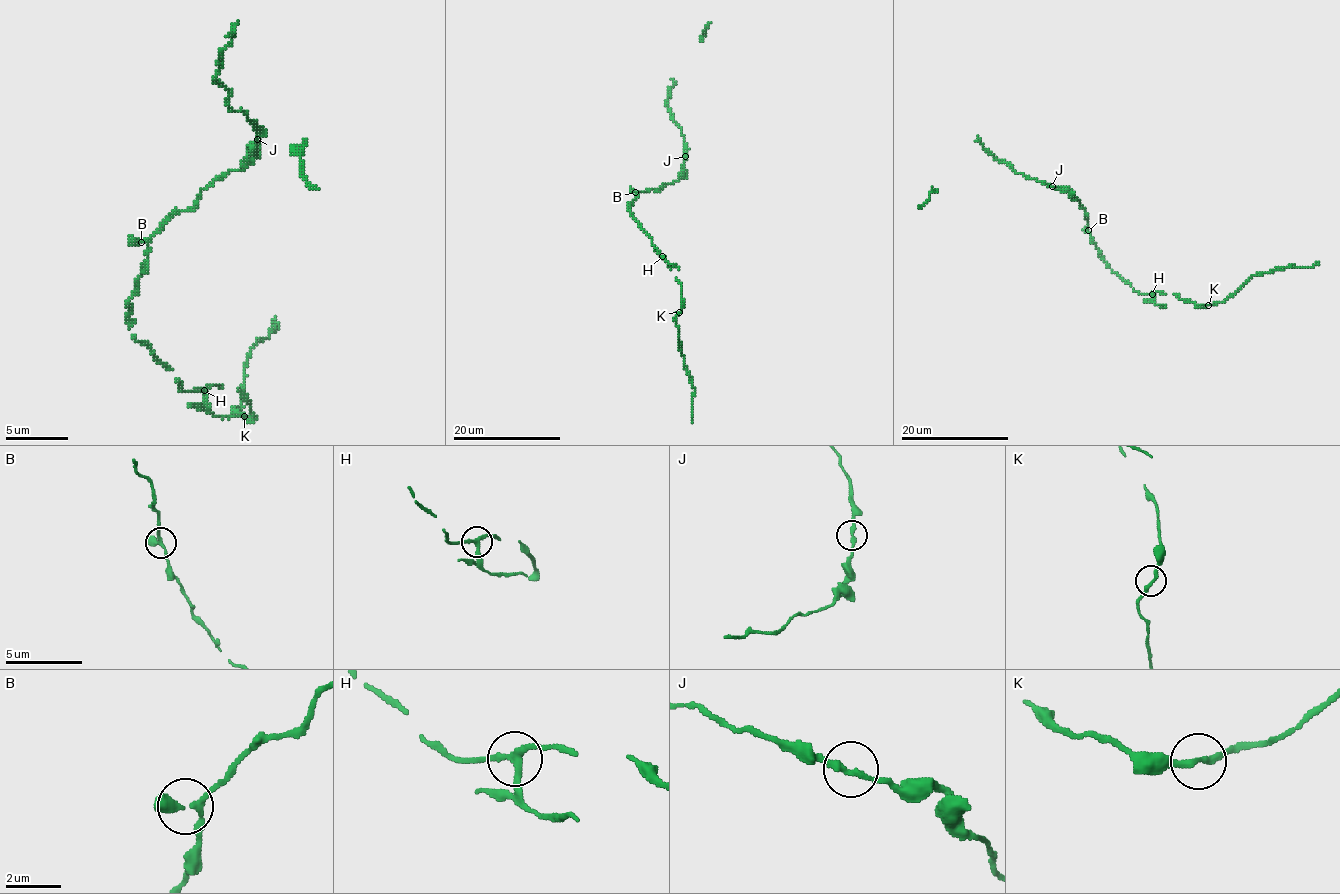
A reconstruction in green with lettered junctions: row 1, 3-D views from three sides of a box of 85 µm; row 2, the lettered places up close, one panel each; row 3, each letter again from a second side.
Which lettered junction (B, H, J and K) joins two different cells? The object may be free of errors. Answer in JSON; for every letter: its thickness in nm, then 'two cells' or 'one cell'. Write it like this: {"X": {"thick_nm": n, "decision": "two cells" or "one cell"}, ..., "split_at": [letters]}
{"B": {"thick_nm": 240, "decision": "one cell"}, "H": {"thick_nm": 200, "decision": "two cells"}, "J": {"thick_nm": 240, "decision": "one cell"}, "K": {"thick_nm": 240, "decision": "one cell"}, "split_at": ["H"]}

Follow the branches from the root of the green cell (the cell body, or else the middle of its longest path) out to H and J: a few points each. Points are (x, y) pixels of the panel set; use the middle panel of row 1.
H: (638, 196), (630, 204), (630, 214), (662, 257)
J: (638, 196), (639, 192), (659, 190), (675, 182), (683, 174), (685, 156)

